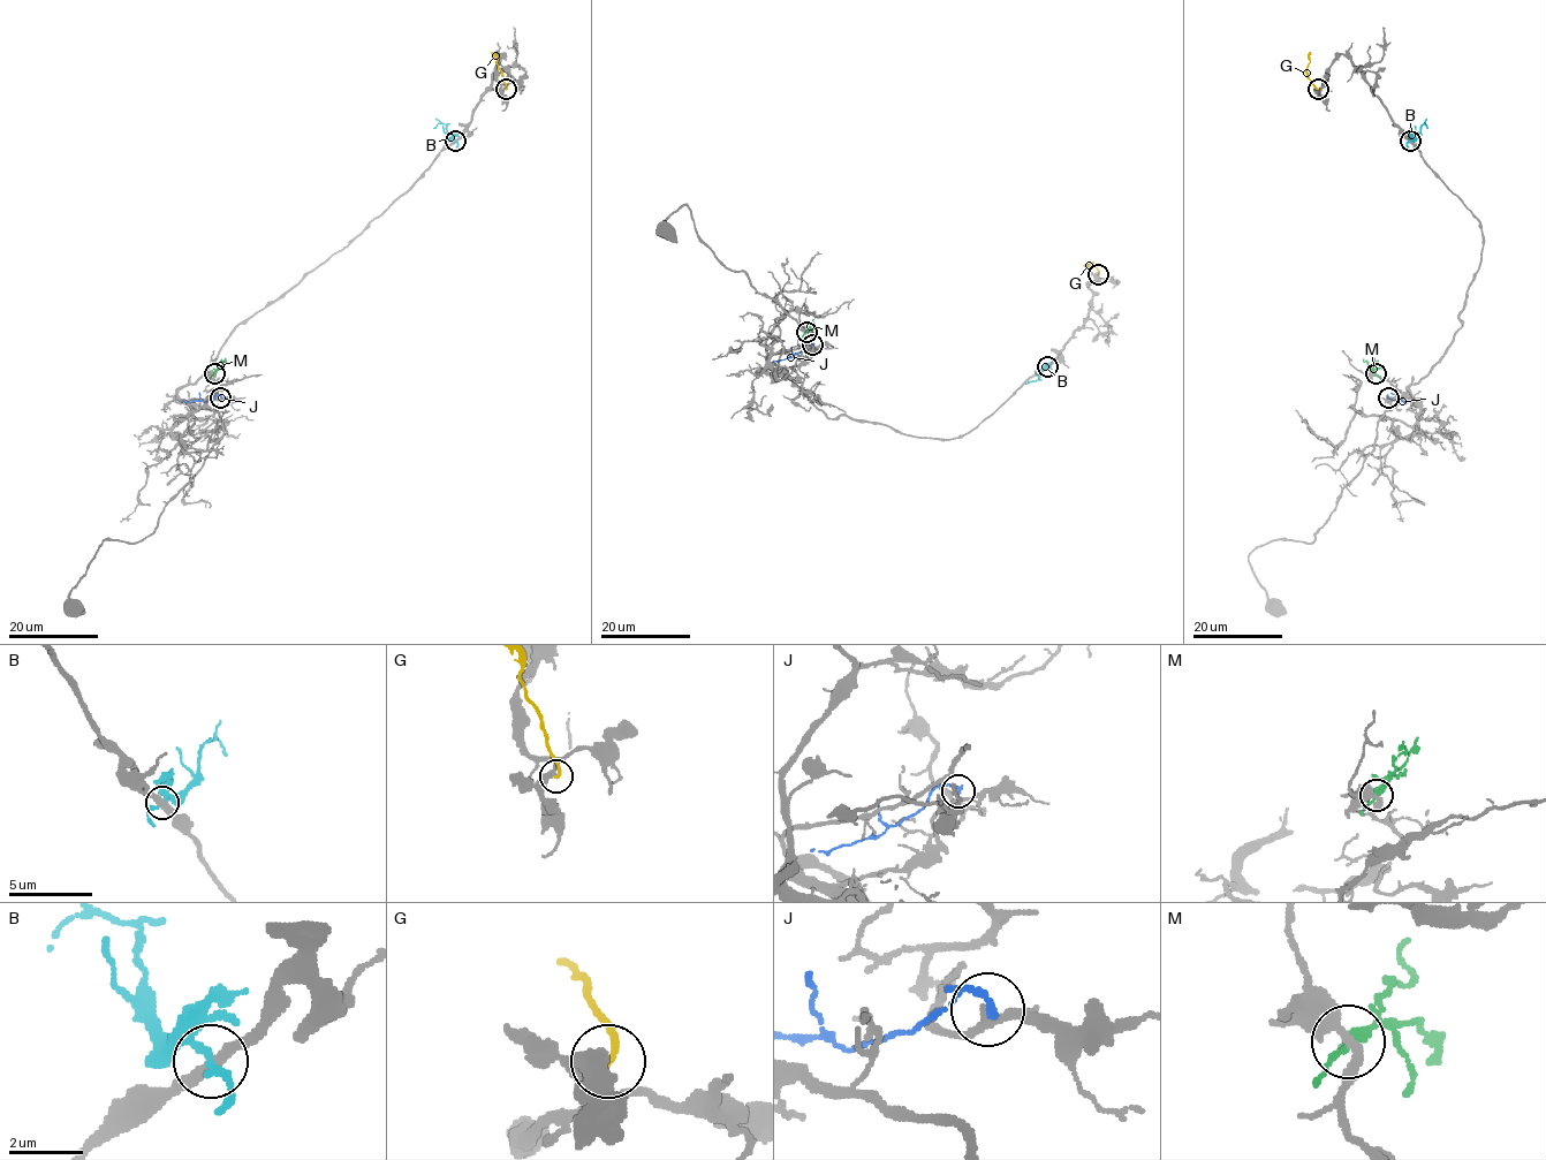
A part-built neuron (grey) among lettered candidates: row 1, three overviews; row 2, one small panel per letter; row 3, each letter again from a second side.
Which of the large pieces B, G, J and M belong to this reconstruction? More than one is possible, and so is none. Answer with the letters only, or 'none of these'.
G

